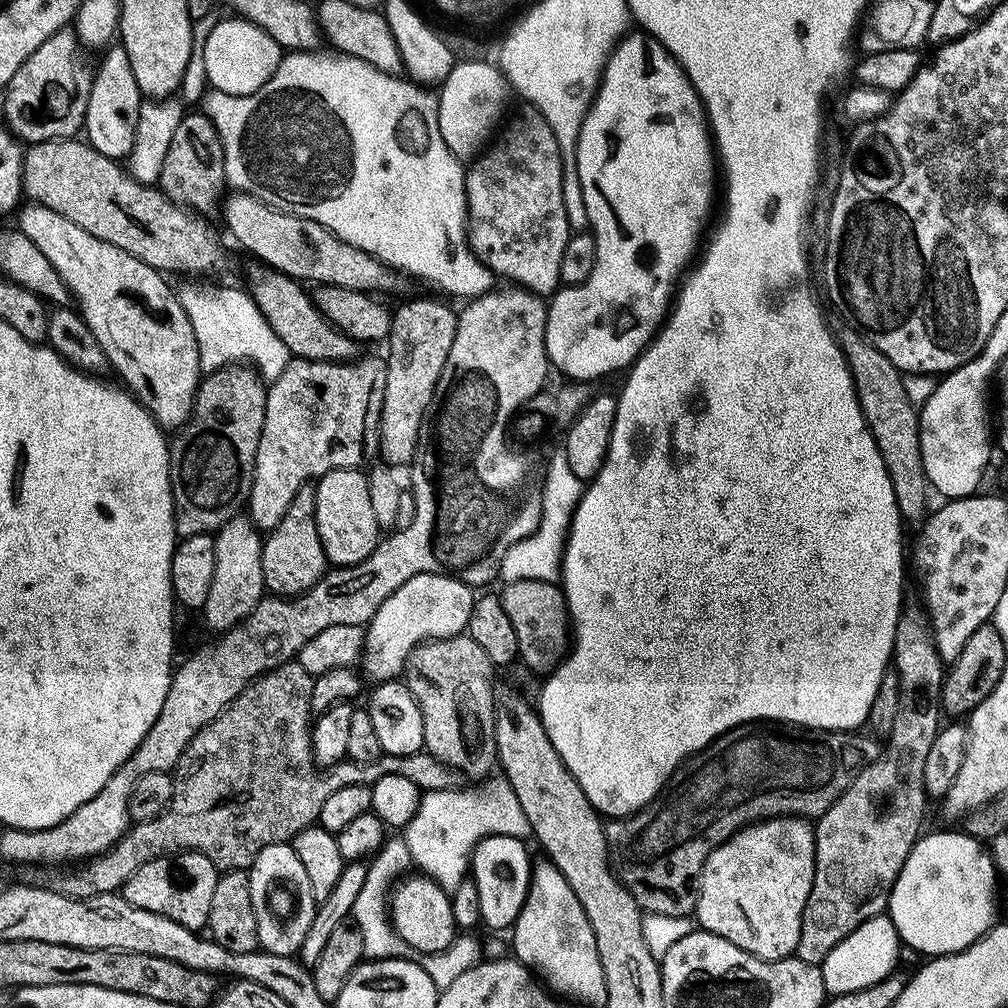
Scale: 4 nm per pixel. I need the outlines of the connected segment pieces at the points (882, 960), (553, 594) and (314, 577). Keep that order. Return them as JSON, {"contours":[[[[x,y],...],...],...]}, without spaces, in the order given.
{"contours":[[[[883,912],[868,919],[847,935],[824,959],[820,969],[825,991],[832,996],[838,993],[853,993],[854,990],[866,989],[875,982],[880,982],[895,971],[900,948],[902,949],[902,941],[887,913]]],[[[551,580],[510,582],[499,589],[498,595],[518,637],[518,660],[532,672],[547,674],[560,665],[570,648],[570,621],[564,589]]],[[[304,484],[298,494],[294,494],[294,502],[290,502],[290,510],[282,514],[282,522],[274,526],[263,537],[262,578],[265,589],[279,598],[301,596],[310,586],[322,579],[330,565],[322,550],[322,538],[318,538],[318,522],[316,521],[316,490],[312,484]]]]}

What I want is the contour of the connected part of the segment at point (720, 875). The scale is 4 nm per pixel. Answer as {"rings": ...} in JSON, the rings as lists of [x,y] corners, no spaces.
{"rings":[[[774,816],[765,818],[755,824],[750,824],[746,828],[735,832],[733,836],[726,842],[722,842],[722,846],[718,846],[710,854],[710,858],[706,858],[706,862],[700,871],[698,887],[696,889],[696,911],[694,920],[703,931],[713,932],[722,938],[726,938],[726,942],[734,942],[734,946],[738,946],[742,950],[746,950],[750,954],[754,954],[763,960],[786,960],[795,953],[798,946],[798,938],[802,930],[802,914],[806,910],[806,898],[810,898],[810,886],[814,882],[814,854],[816,853],[816,833],[813,825],[807,819],[799,816]]]}

